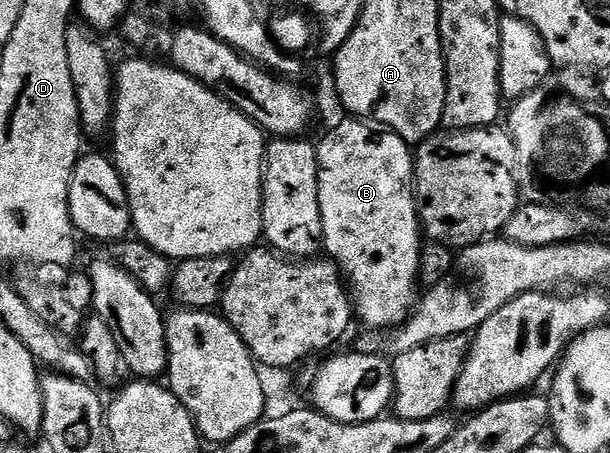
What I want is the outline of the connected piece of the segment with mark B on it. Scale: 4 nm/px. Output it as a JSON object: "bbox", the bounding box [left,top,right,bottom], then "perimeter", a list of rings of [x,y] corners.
{"bbox":[317,117,424,333],"perimeter":[[[353,117],[343,118],[343,123],[338,123],[322,140],[317,140],[318,149],[318,184],[320,185],[320,213],[322,214],[322,239],[324,251],[342,272],[348,290],[352,296],[354,314],[357,322],[363,323],[366,329],[374,333],[382,333],[393,329],[402,323],[414,310],[419,298],[420,272],[422,270],[422,249],[424,246],[424,232],[422,224],[418,221],[418,203],[414,200],[414,157],[411,144],[406,143],[393,131],[379,129],[369,122]]]}

